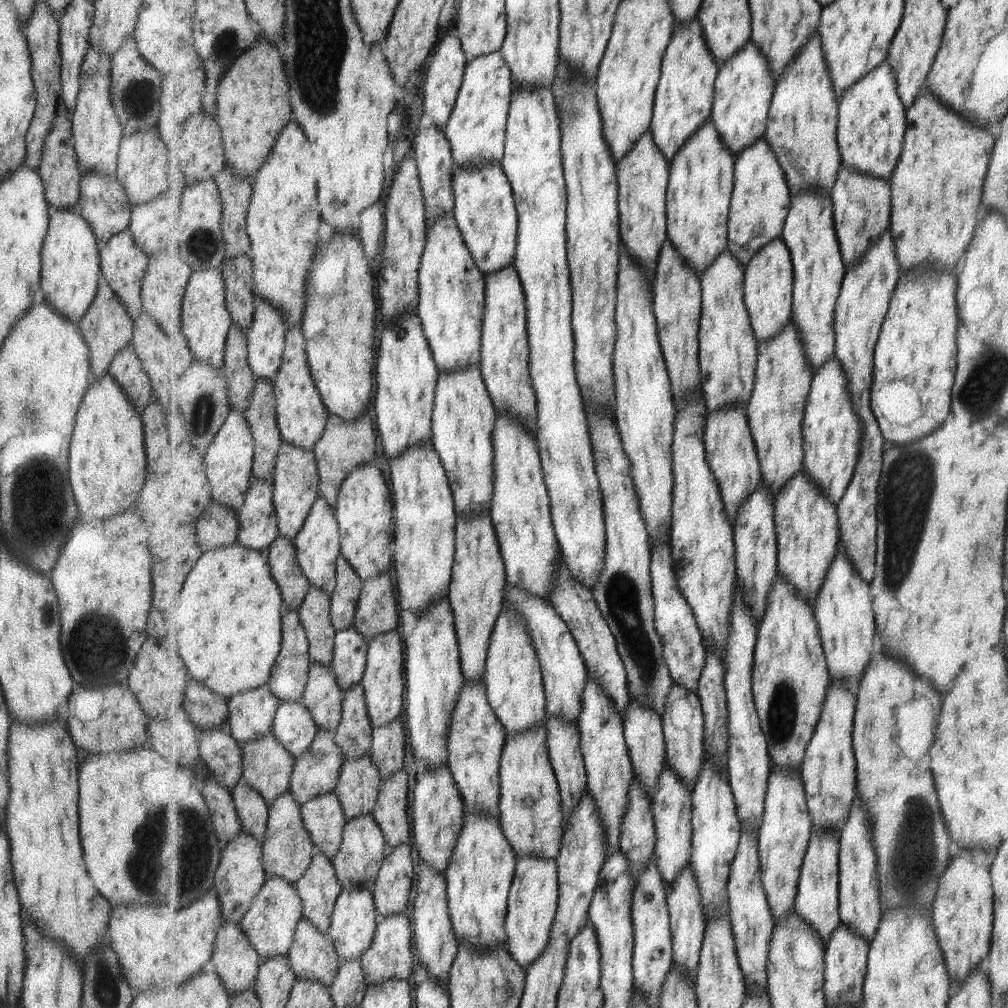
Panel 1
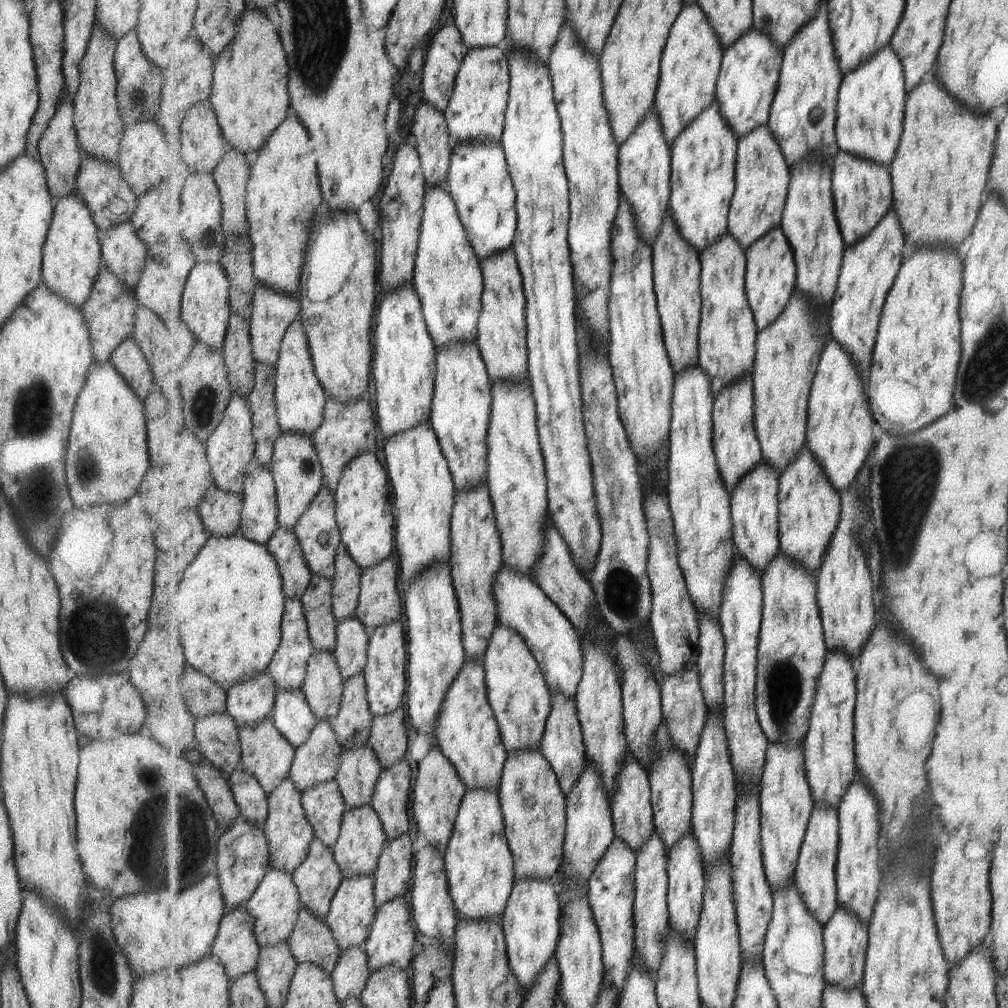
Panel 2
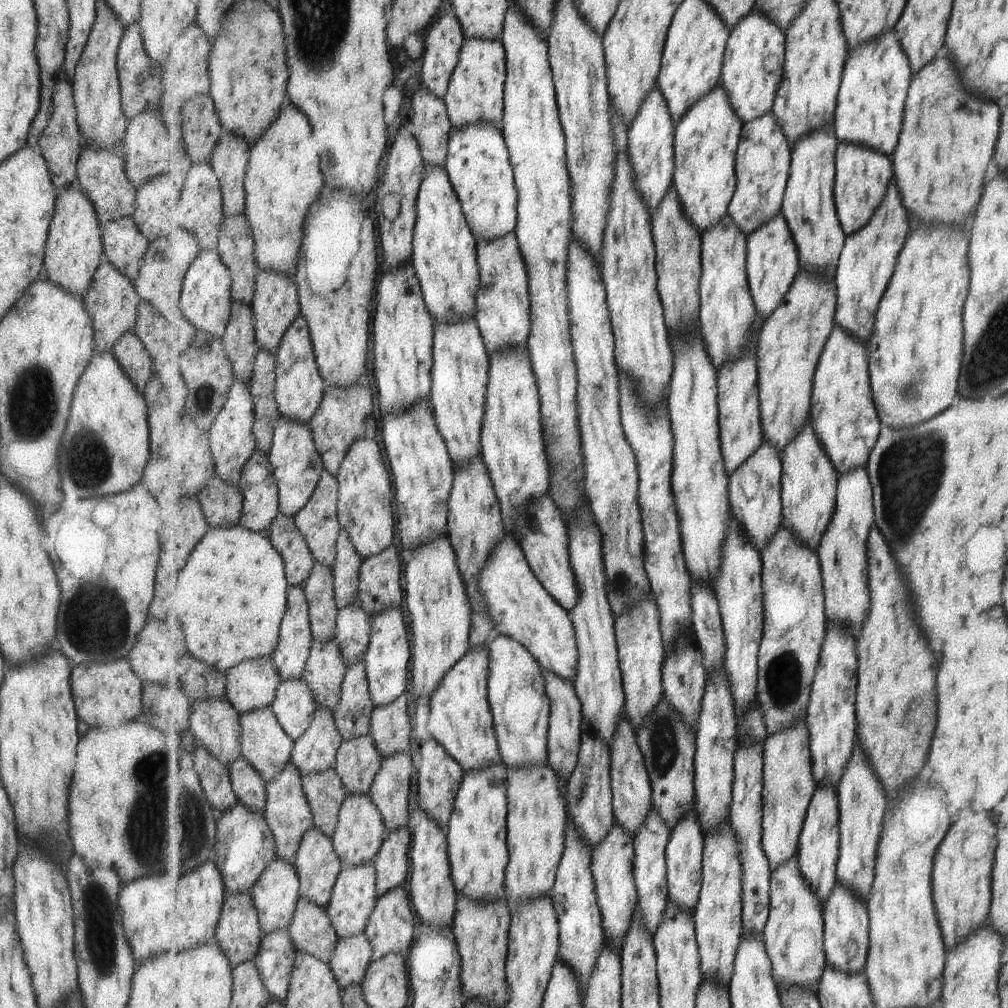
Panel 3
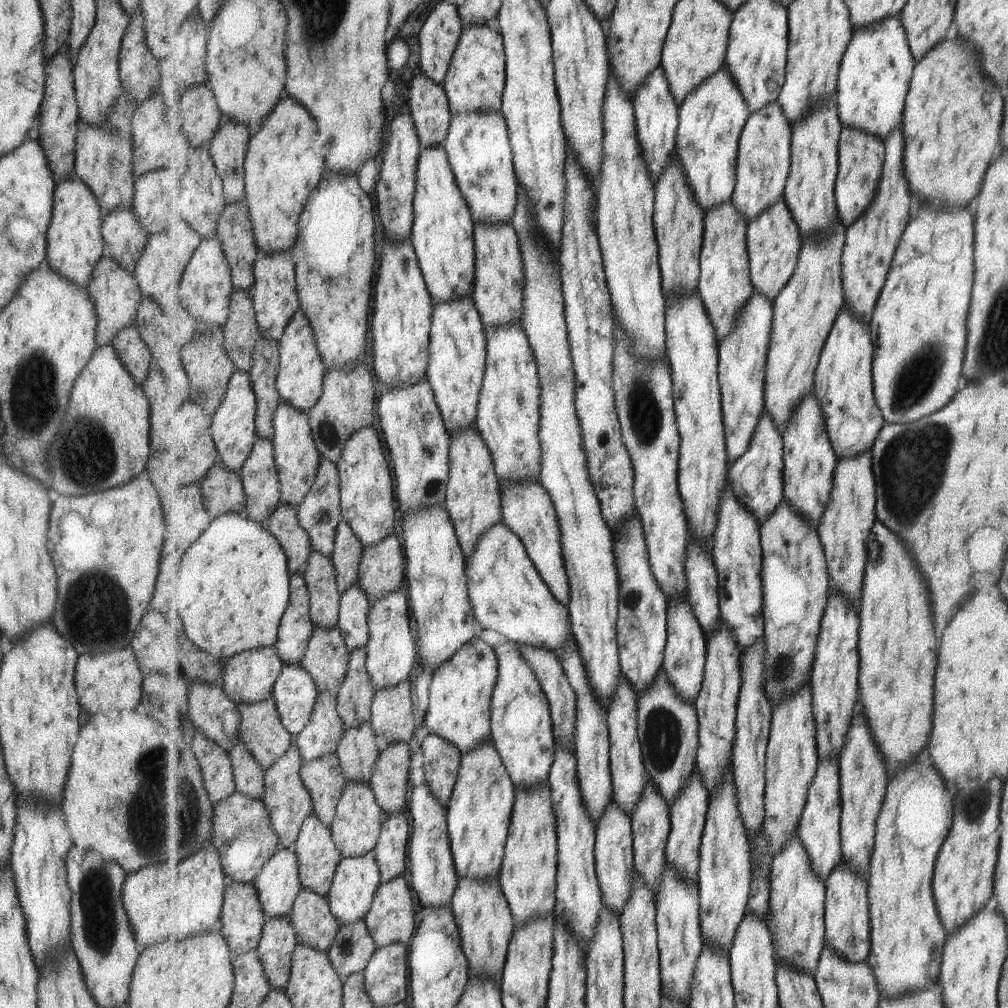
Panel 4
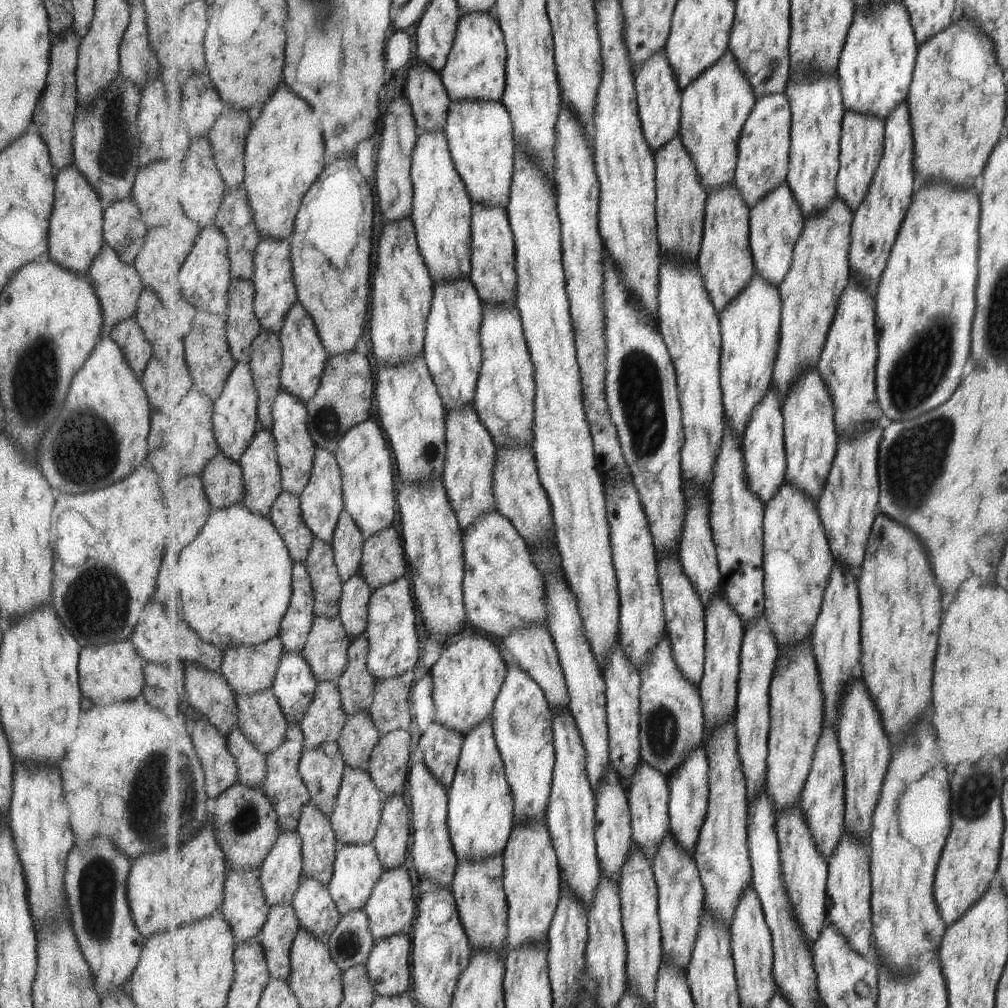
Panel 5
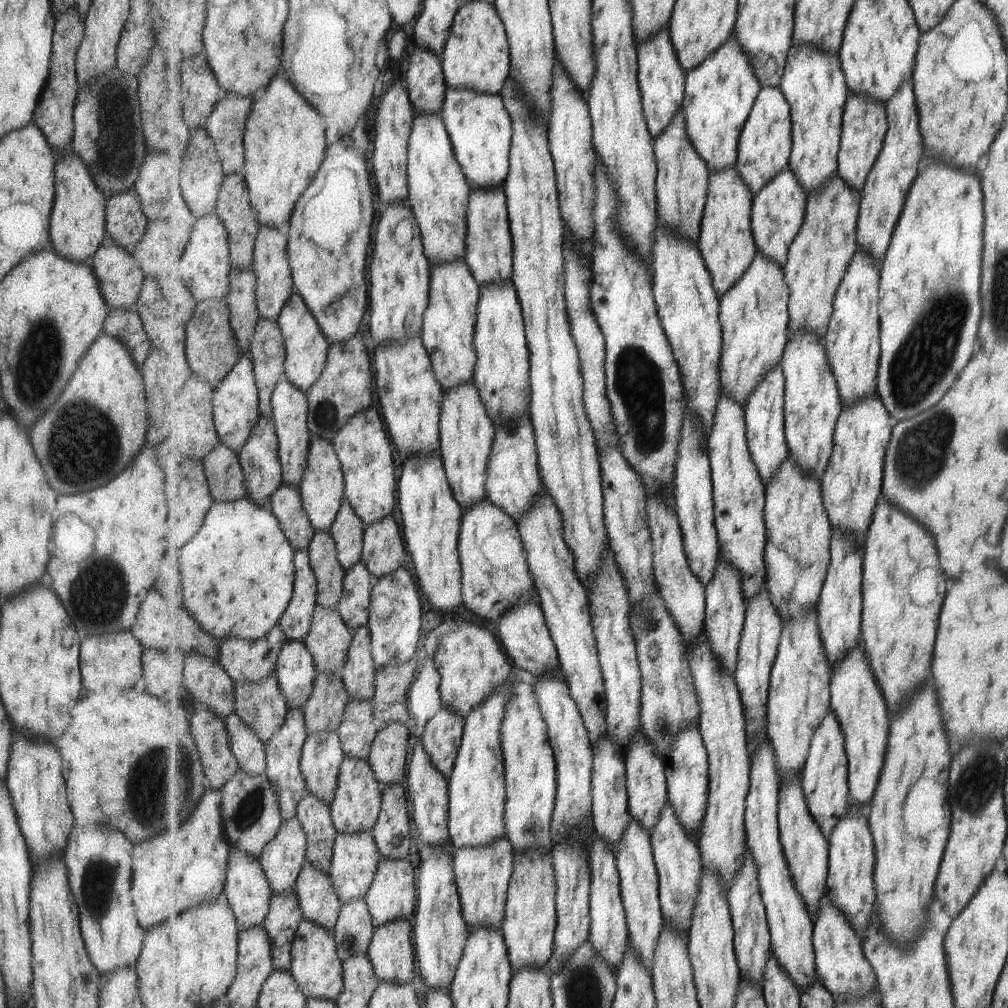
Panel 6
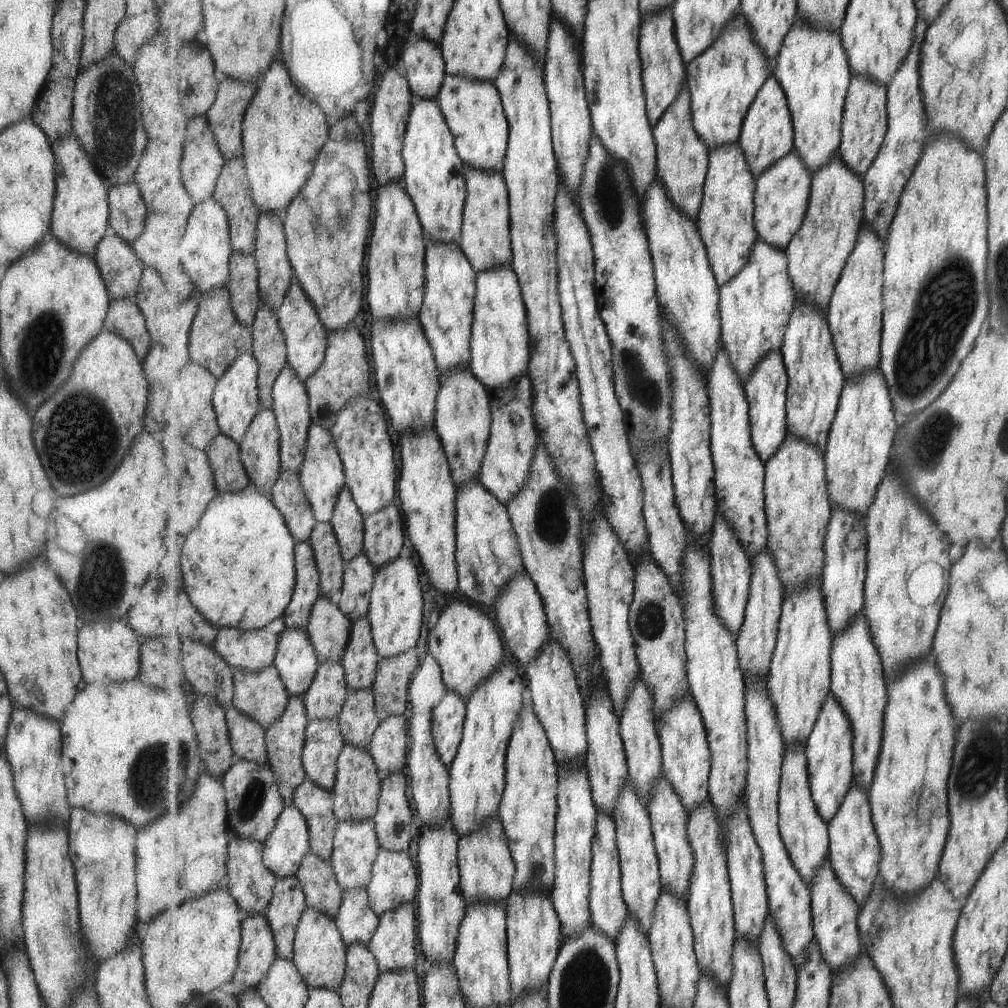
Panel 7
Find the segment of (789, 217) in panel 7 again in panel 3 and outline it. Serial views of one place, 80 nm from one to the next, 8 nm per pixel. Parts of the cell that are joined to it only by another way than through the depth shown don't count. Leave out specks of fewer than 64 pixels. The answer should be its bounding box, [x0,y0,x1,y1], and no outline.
[747,212,801,321]

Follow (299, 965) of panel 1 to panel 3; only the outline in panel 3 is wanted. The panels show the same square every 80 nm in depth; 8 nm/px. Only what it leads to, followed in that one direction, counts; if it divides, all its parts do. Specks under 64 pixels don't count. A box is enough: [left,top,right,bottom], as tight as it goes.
[289,897,340,966]

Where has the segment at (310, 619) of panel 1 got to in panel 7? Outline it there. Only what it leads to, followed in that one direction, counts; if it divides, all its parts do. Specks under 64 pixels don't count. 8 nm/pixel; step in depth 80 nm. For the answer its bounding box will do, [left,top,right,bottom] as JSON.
[308,523,345,599]

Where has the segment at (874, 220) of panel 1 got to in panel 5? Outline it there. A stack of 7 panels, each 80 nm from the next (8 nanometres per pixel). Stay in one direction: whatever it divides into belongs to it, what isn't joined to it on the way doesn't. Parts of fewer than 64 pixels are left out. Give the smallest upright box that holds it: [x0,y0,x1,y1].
[838,111,886,213]

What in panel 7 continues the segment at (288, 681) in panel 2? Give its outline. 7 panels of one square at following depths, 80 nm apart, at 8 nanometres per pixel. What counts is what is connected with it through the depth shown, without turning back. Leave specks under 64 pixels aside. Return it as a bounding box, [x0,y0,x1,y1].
[283,541,321,630]

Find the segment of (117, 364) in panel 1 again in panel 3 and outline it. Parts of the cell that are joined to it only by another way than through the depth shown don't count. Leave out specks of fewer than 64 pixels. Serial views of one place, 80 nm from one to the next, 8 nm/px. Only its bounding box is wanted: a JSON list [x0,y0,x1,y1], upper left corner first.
[109,331,152,393]

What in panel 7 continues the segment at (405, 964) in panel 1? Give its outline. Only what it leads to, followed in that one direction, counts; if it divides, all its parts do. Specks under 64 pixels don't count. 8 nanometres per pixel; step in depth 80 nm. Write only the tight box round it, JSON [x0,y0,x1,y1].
[367,850,419,918]

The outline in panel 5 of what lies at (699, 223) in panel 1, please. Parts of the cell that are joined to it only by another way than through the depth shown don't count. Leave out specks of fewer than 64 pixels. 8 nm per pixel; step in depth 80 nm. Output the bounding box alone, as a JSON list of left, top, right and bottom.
[680,50,757,194]

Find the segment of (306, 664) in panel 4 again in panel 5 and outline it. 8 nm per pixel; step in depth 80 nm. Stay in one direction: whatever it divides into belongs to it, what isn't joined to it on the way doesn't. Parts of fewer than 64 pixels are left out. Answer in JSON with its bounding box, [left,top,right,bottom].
[302,617,353,683]

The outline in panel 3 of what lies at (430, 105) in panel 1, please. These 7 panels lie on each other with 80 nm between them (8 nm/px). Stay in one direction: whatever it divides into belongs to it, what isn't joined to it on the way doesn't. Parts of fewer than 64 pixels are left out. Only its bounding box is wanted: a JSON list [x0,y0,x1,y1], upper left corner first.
[420,10,466,100]

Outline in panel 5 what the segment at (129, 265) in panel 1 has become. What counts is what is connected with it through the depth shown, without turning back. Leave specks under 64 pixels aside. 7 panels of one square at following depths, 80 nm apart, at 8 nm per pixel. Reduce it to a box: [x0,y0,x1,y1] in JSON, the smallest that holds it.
[102,198,147,265]

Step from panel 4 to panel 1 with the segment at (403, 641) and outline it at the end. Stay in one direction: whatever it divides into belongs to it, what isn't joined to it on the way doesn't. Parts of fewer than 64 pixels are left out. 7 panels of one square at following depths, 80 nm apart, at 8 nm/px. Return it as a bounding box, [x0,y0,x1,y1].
[361,630,405,730]

